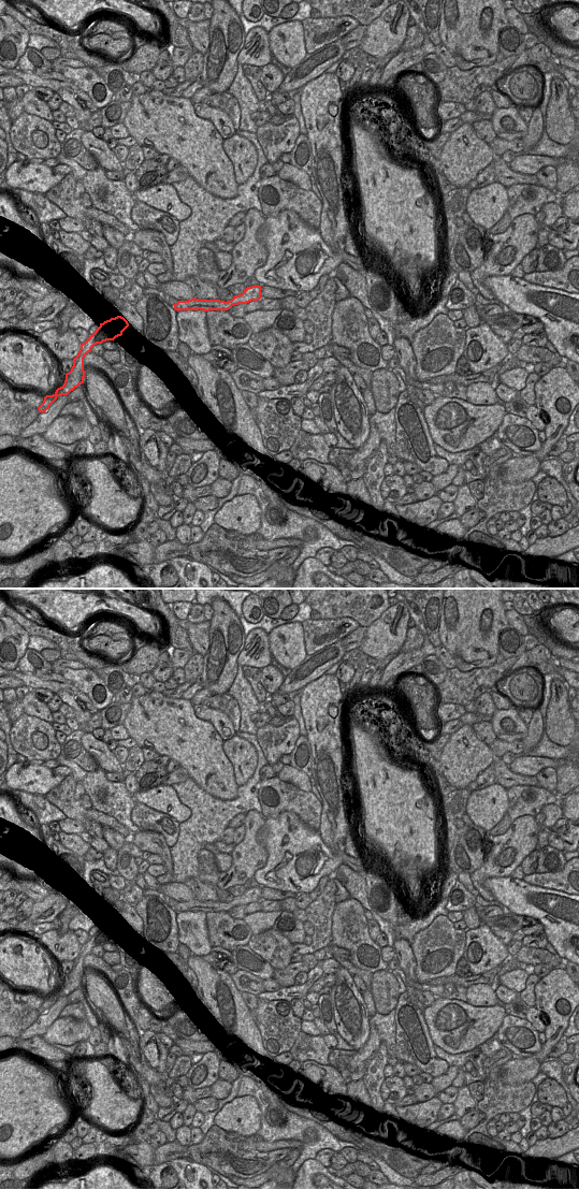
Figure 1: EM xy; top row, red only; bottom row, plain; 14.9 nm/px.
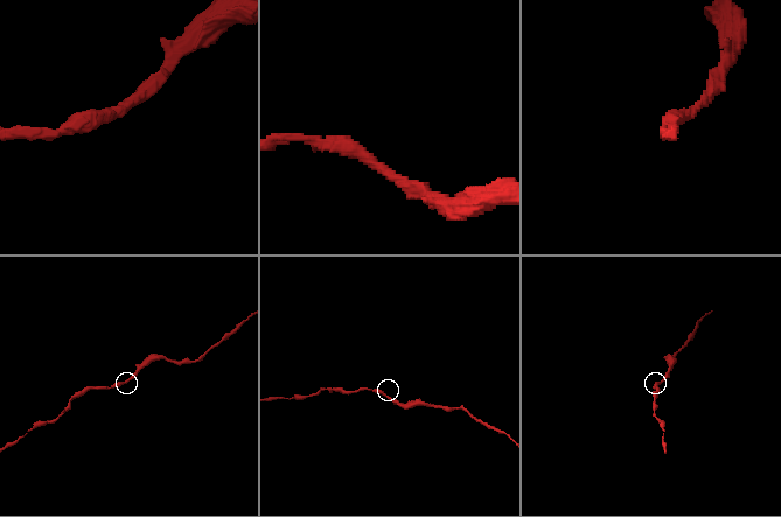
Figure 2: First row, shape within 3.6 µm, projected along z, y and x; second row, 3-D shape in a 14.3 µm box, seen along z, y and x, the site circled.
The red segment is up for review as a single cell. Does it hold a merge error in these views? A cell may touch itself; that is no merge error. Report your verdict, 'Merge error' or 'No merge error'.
No merge error.

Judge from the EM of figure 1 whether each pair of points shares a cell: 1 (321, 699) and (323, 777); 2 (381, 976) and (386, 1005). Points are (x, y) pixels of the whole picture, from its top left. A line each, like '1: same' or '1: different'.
1: same
2: same

